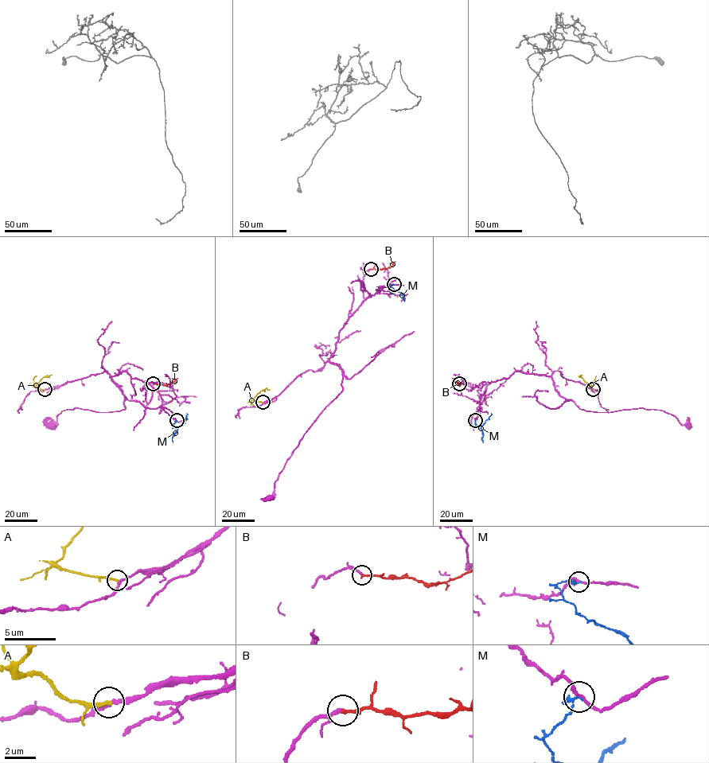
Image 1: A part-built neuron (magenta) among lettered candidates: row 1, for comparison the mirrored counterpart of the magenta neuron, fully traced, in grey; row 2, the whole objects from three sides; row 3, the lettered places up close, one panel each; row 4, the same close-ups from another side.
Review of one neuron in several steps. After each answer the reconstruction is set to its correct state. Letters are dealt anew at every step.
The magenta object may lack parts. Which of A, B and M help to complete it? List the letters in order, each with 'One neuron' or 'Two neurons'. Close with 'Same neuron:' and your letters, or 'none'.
A: One neuron
B: One neuron
M: Two neurons
Same neuron: A, B

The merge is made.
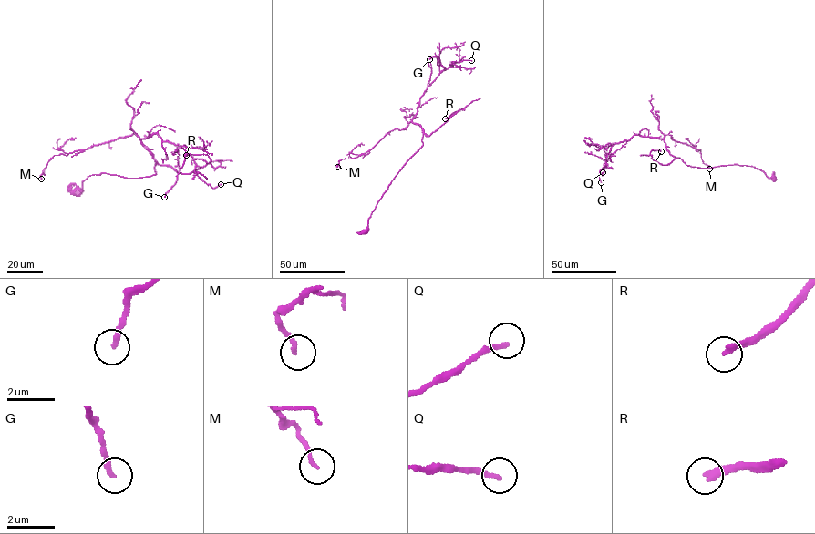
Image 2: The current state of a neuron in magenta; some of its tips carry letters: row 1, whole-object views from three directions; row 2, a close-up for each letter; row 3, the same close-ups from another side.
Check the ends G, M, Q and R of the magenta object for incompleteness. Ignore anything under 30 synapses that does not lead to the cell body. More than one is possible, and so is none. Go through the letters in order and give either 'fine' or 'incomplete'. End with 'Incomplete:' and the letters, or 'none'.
G: fine
M: fine
Q: fine
R: incomplete
Incomplete: R

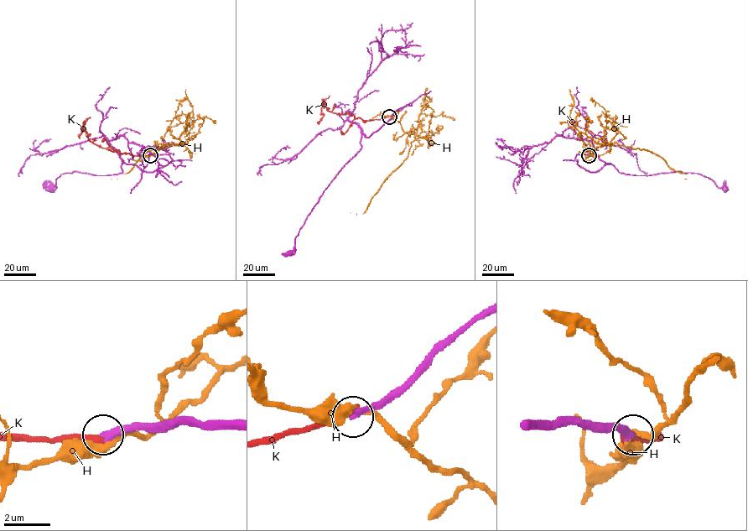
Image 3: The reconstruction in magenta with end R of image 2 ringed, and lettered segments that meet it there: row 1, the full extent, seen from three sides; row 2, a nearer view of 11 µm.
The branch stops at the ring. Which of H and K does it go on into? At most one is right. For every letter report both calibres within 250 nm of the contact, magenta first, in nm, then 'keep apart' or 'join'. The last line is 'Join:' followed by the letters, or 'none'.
H: 360/260 nm | keep apart
K: 320/280 nm | keep apart
Join: none

